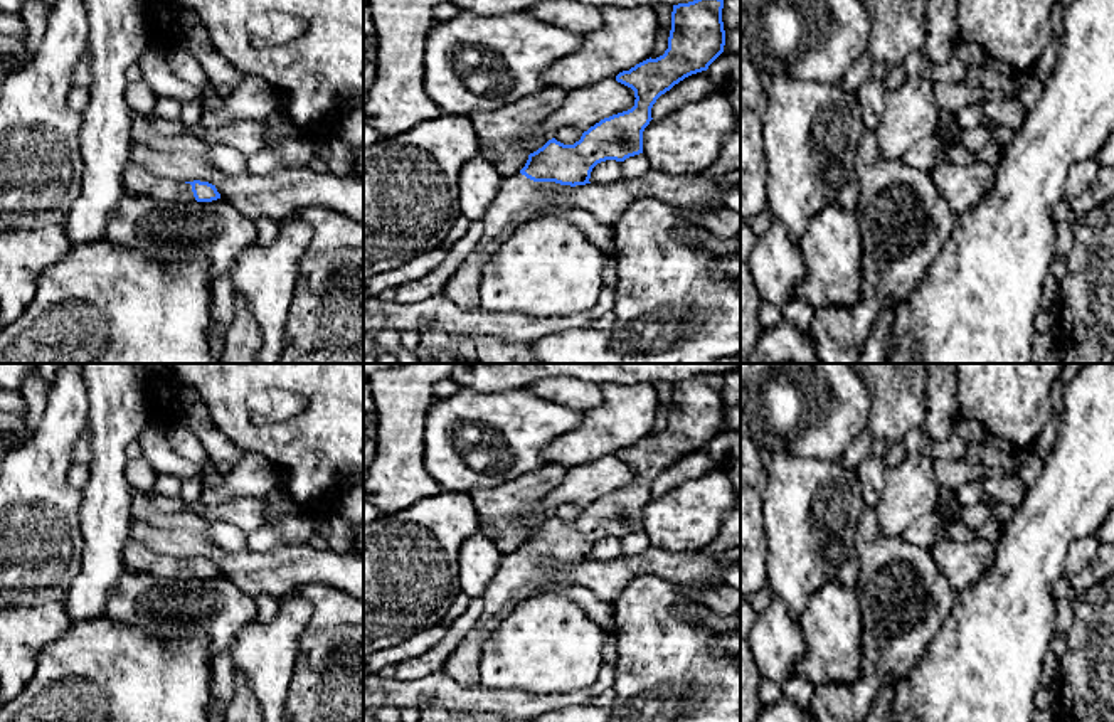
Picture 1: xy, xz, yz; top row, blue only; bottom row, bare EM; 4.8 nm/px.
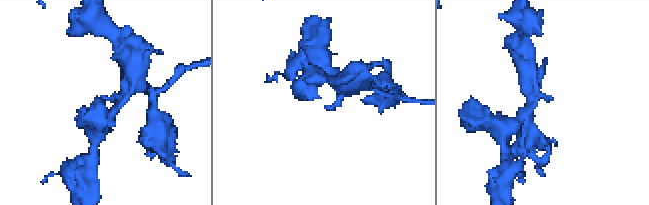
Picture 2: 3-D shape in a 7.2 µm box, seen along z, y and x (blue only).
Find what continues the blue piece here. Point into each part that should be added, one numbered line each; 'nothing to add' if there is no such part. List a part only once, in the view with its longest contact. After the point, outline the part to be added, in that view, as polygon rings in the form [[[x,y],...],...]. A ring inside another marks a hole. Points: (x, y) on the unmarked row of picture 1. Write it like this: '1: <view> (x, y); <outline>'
1: xz (519, 574); [[[522,550],[503,555],[496,576],[481,597],[481,616],[448,658],[443,672],[464,688],[481,687],[478,665],[483,645],[515,606],[544,584],[570,586],[572,582],[550,572],[547,559],[533,559]]]

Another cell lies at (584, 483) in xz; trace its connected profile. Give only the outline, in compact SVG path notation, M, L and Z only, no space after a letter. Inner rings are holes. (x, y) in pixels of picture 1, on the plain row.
M616 454L604 456L589 465L569 470L567 478L540 503L540 510L555 515L562 505L587 508L604 495L628 488L634 483L634 468Z

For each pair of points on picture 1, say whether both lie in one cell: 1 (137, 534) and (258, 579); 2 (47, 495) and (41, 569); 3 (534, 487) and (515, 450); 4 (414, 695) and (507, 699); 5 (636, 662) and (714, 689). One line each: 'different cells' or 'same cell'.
1: same cell
2: same cell
3: different cells
4: same cell
5: same cell

